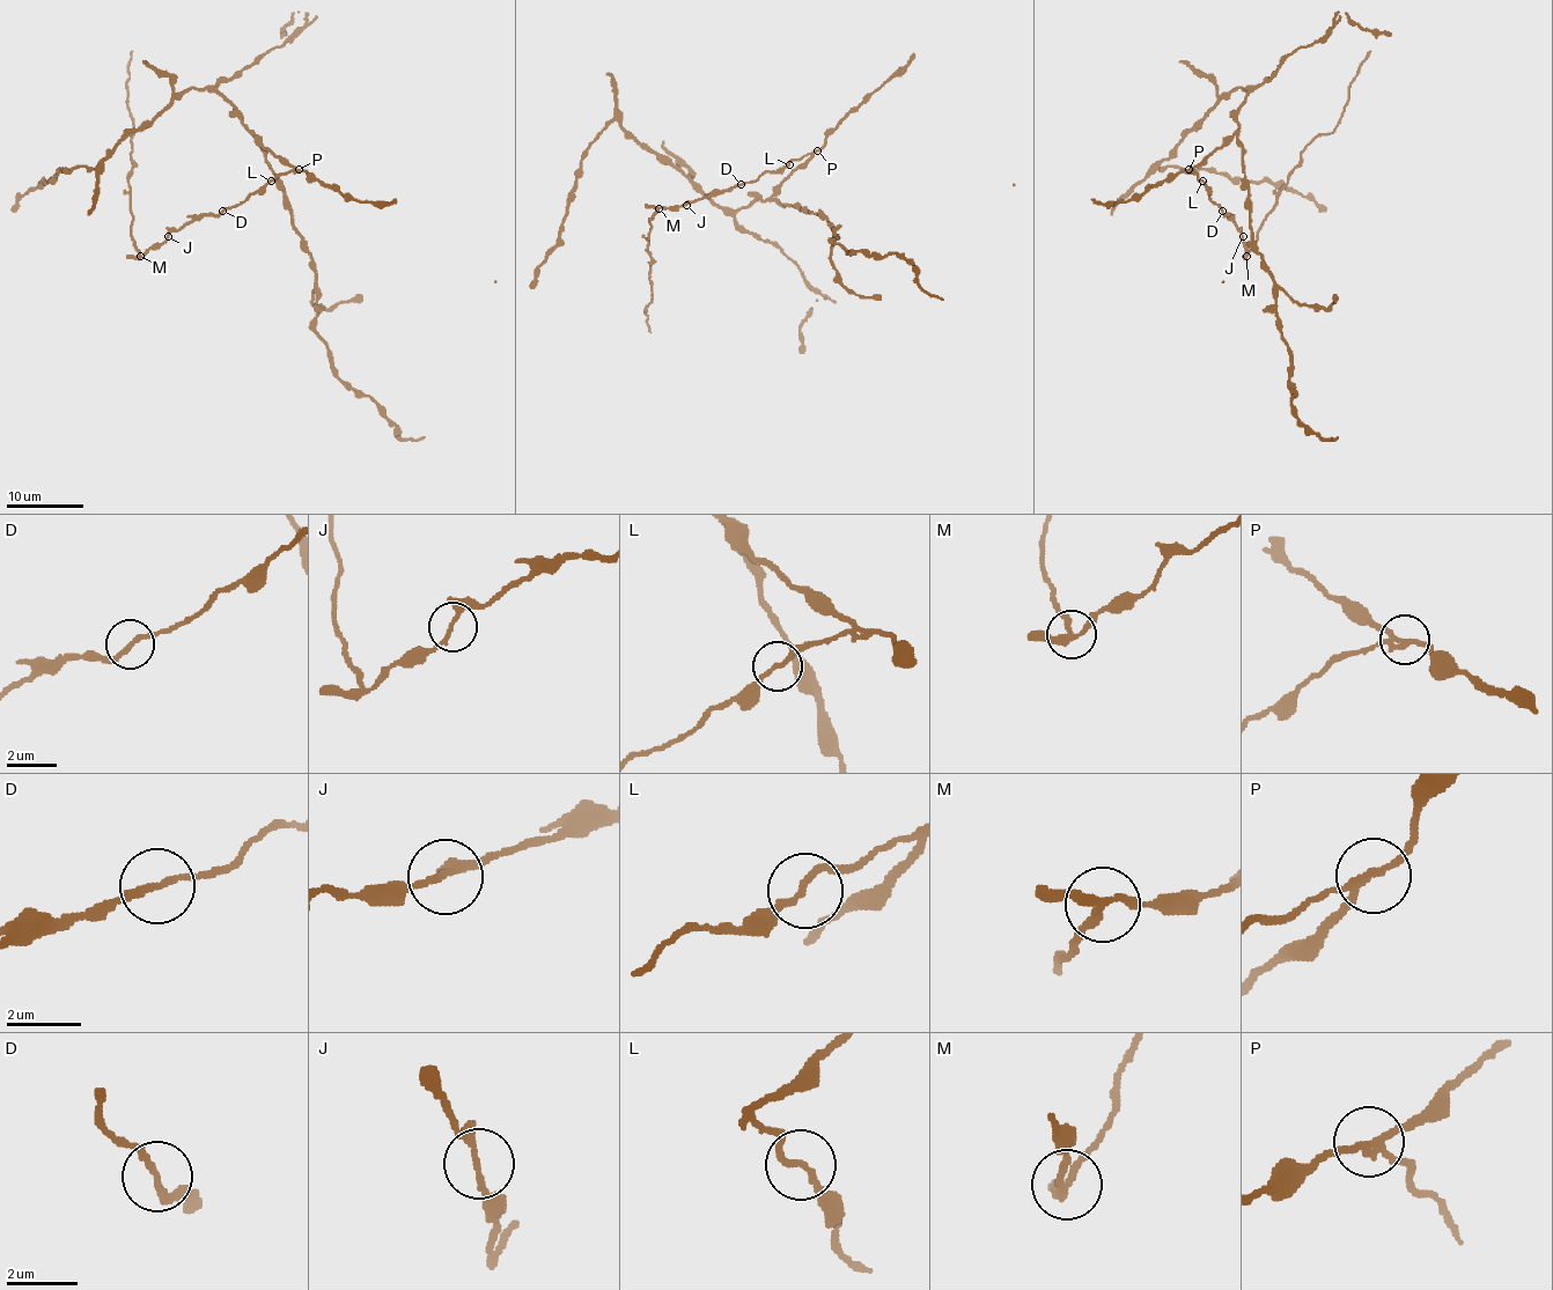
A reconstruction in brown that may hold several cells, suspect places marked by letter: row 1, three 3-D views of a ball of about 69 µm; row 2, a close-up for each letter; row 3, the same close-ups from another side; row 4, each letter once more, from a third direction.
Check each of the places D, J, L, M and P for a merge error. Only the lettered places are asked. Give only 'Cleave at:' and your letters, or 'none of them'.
Cleave at: M, P

